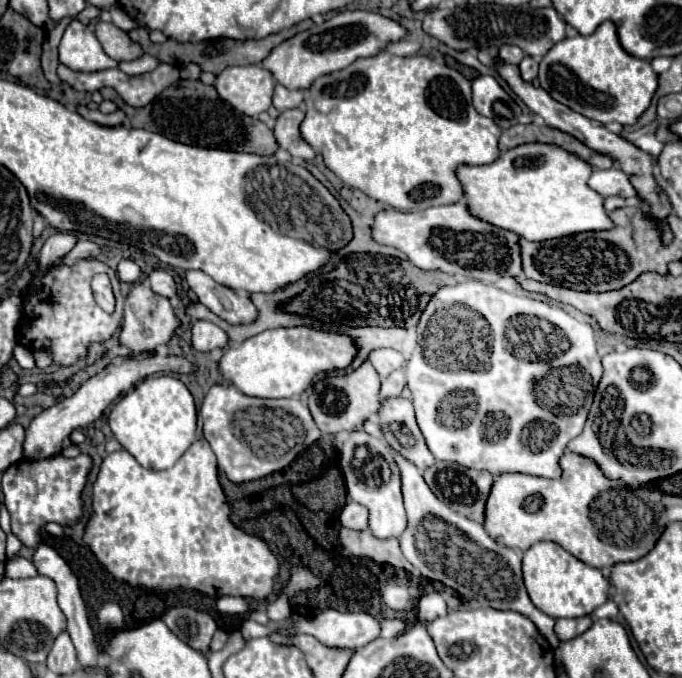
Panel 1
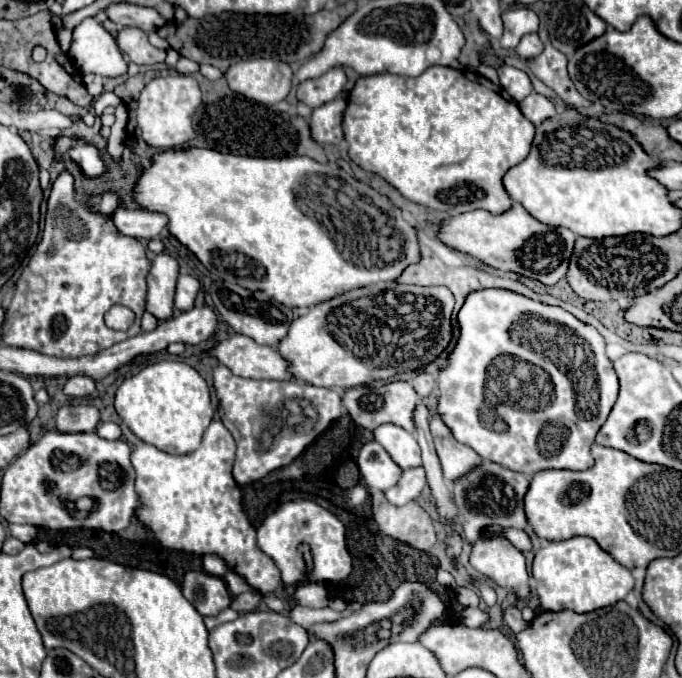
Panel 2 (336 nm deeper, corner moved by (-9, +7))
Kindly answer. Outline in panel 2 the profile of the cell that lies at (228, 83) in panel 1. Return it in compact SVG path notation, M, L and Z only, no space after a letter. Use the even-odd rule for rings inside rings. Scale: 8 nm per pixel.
M249 59L231 65L225 73L229 87L257 103L273 105L291 91L291 67L273 59Z

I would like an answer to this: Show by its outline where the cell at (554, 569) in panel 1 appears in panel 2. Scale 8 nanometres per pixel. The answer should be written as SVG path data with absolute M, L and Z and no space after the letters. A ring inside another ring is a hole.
M591 537L553 541L539 549L533 559L533 579L537 585L537 597L545 611L571 609L575 613L589 613L625 599L625 595L633 589L631 571L619 565Z

